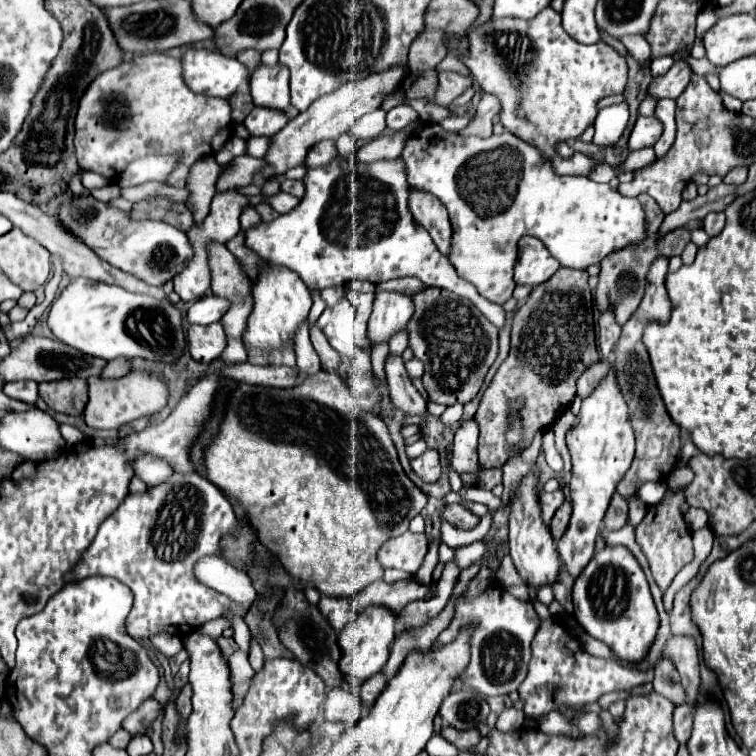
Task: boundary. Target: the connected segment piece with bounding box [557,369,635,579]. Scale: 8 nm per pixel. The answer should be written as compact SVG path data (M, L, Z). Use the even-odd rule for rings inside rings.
M615 369L583 399L581 411L575 425L567 433L567 447L573 459L573 477L571 477L571 505L573 515L567 527L567 533L561 537L557 551L565 571L577 579L579 573L593 557L595 539L599 533L599 523L607 511L611 495L619 479L625 475L633 461L635 453L635 435L629 421L627 401L617 383Z

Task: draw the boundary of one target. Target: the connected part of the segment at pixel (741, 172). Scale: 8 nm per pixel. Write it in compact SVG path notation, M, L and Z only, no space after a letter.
M735 167L723 178L723 182L733 185L741 185L747 179L747 167Z

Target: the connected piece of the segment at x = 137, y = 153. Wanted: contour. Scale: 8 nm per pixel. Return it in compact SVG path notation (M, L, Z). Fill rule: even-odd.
M167 53L139 55L133 61L121 63L115 69L99 75L89 91L79 101L79 111L75 117L75 149L77 163L81 169L99 173L101 177L115 181L131 161L147 155L179 155L181 161L173 173L169 173L167 183L171 187L187 187L187 177L191 165L201 157L217 153L231 137L231 105L227 99L203 97L191 93L191 89L181 83L183 63L179 57Z

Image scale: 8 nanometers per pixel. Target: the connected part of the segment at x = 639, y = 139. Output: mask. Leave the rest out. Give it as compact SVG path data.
M637 117L637 123L629 135L629 151L651 147L659 139L661 131L663 127L655 117Z

